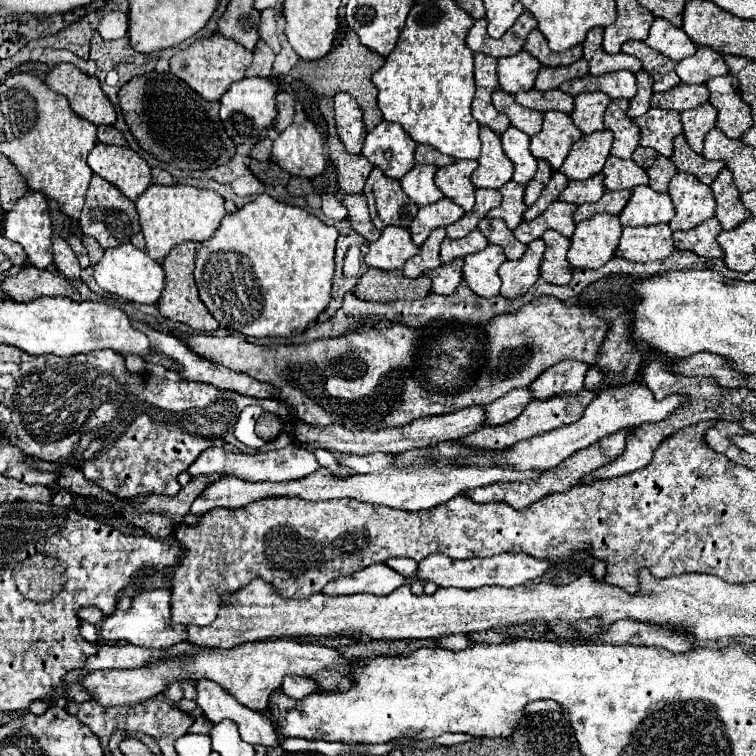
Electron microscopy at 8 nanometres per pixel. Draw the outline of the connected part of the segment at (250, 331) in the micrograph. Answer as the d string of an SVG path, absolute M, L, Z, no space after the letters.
M260 194L254 202L238 208L234 214L226 214L216 234L200 244L194 268L200 300L222 328L240 332L242 336L288 338L302 334L330 302L336 240L338 230L326 226L310 212L278 202L268 194Z

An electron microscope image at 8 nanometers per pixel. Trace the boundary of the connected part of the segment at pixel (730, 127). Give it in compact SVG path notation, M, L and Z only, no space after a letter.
M732 74L706 82L710 90L710 104L718 110L718 128L728 138L740 138L750 126L750 106L740 98L738 80Z

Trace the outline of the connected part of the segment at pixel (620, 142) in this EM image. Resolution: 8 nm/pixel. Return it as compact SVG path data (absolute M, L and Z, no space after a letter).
M612 100L606 108L604 124L614 134L610 156L628 160L640 142L640 128L626 116L628 100Z

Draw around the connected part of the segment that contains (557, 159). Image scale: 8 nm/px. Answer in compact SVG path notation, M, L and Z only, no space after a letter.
M550 110L544 114L542 132L532 136L532 140L530 140L530 152L534 158L546 160L550 164L550 168L556 172L562 166L562 162L566 160L570 146L580 136L582 136L582 132L572 122L570 114Z

